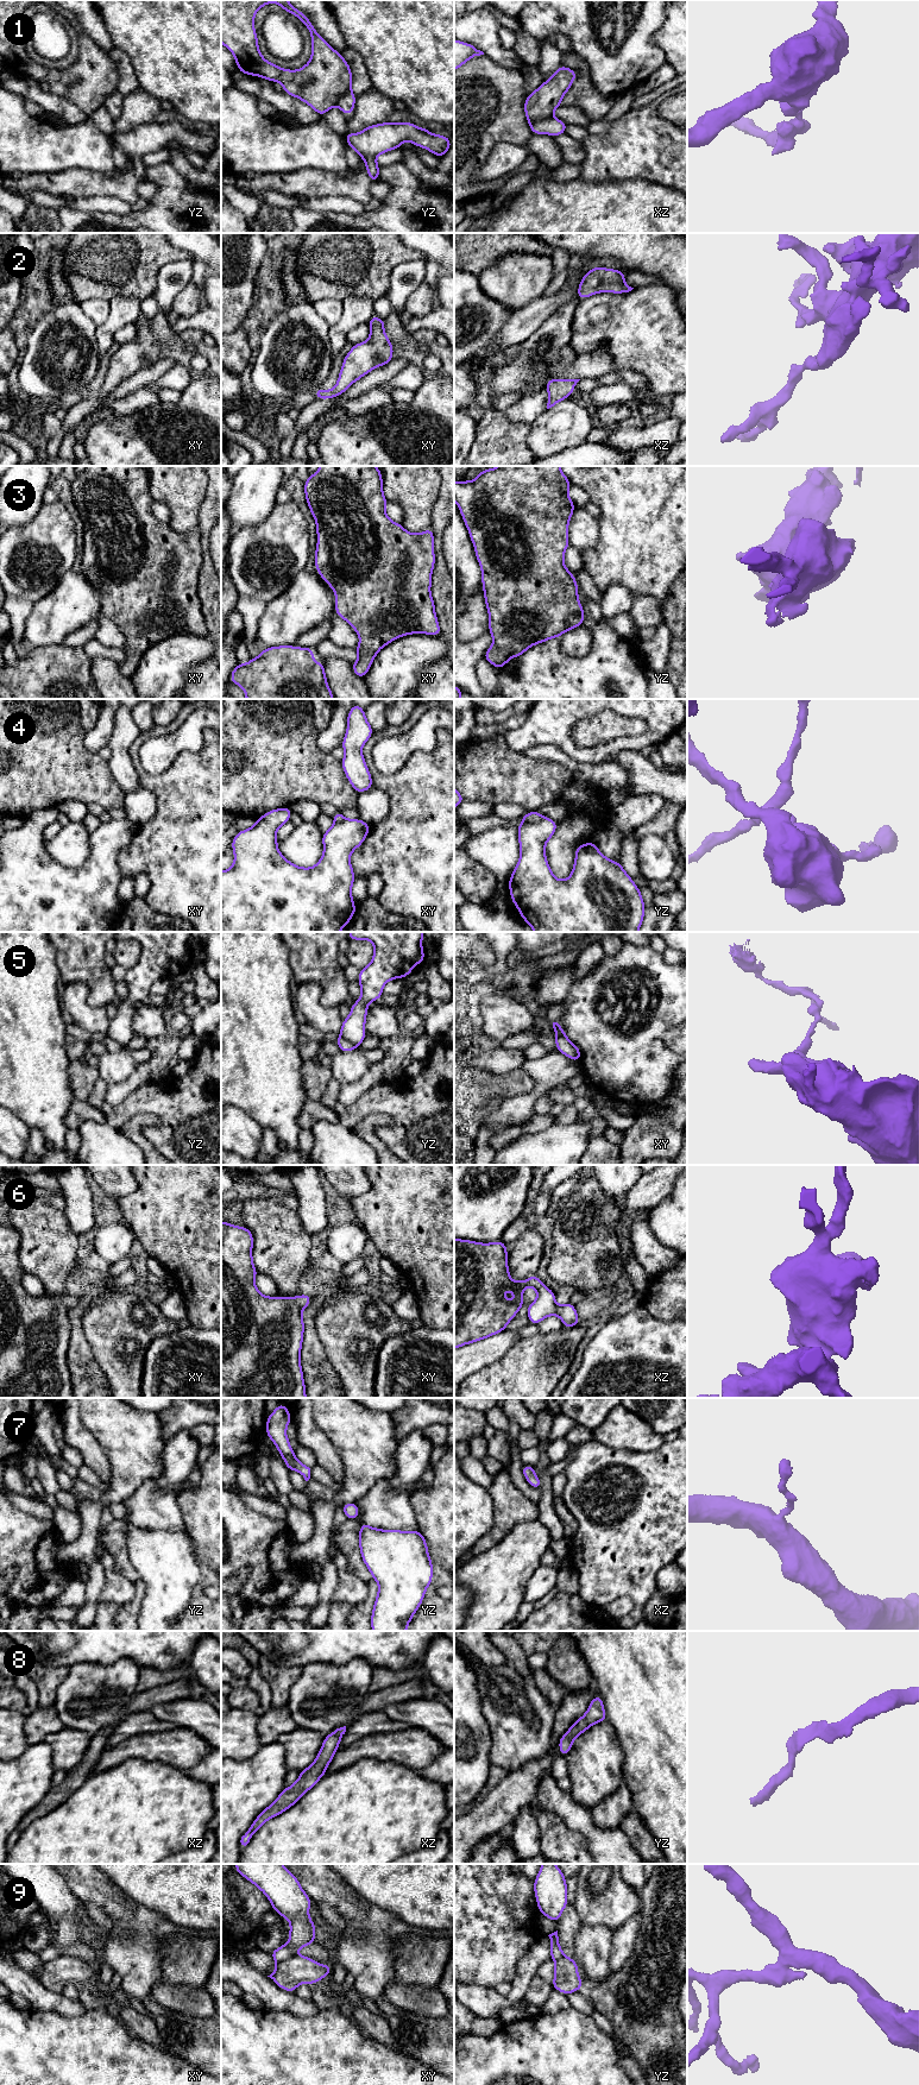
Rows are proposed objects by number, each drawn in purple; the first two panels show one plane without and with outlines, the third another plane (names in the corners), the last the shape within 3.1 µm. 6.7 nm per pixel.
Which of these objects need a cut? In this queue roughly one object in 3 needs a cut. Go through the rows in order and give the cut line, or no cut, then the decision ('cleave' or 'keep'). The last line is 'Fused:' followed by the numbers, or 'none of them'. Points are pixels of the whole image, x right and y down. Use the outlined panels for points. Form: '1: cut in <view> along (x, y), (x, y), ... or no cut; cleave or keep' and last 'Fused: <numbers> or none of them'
1: cut in xz along (551, 115), (529, 124); cleave
2: no cut; keep
3: no cut; keep
4: cut in yz along (545, 817), (526, 823); cleave
5: cut in yz along (340, 1034), (356, 1046); cleave
6: no cut; keep
7: no cut; keep
8: no cut; keep
9: cut in xy along (294, 1954), (277, 1963); cleave
Fused: 1, 4, 5, 9

